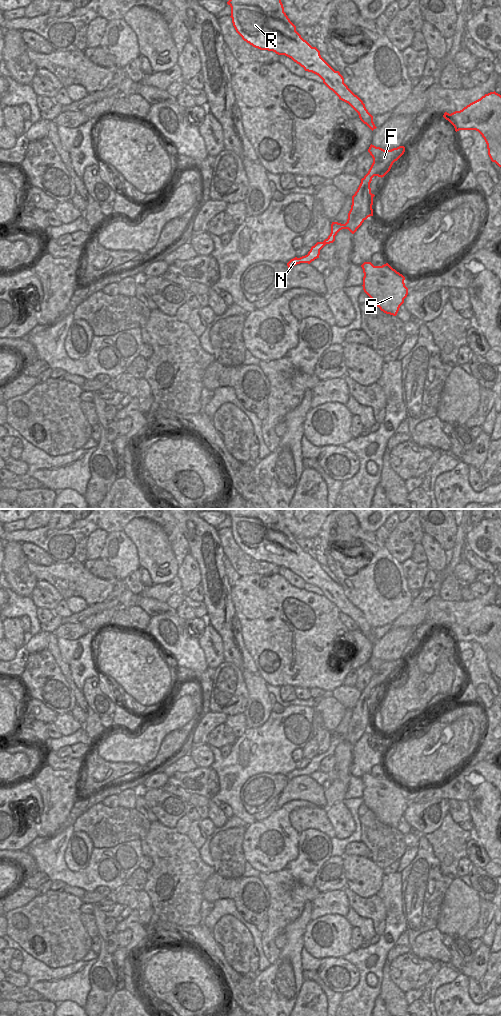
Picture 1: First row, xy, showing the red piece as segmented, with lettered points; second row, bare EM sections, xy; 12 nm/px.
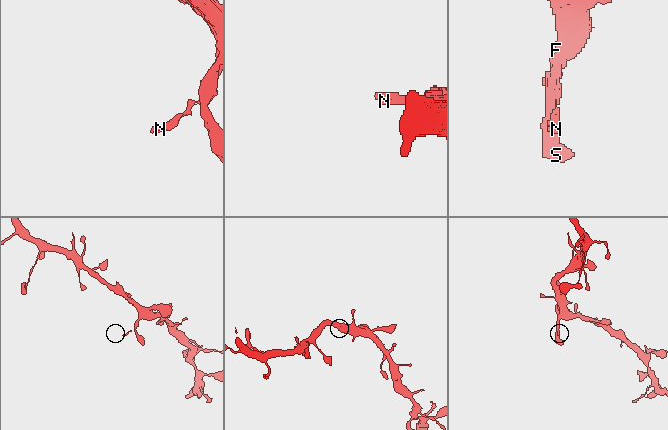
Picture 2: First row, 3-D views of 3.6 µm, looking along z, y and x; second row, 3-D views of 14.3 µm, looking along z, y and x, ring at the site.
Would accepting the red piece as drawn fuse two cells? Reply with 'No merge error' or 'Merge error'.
No merge error

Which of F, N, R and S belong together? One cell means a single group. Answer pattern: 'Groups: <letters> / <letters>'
Groups: F N R S

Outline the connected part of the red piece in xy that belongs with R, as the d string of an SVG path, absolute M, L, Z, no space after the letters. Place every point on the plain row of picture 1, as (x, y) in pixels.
M232 509L227 516L231 519L233 538L244 553L260 562L285 567L305 583L318 587L340 612L358 625L364 636L372 643L377 640L373 628L344 595L340 584L335 583L321 569L320 563L296 543L296 538L284 524L281 509Z

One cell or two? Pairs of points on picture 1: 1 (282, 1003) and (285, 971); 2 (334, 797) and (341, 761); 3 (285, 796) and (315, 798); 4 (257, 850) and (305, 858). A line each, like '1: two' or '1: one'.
1: one
2: one
3: one
4: two

